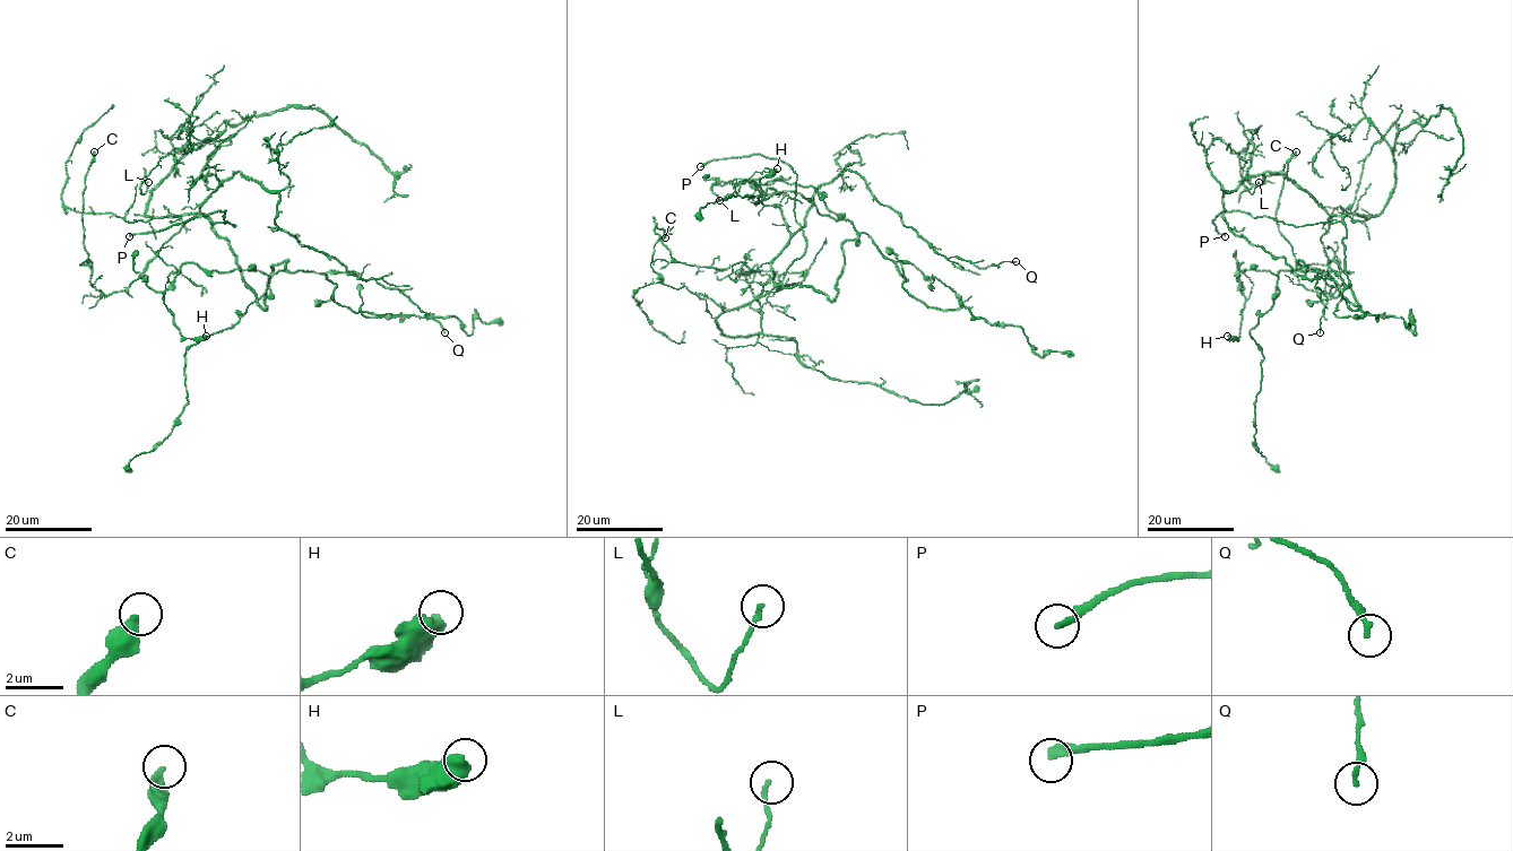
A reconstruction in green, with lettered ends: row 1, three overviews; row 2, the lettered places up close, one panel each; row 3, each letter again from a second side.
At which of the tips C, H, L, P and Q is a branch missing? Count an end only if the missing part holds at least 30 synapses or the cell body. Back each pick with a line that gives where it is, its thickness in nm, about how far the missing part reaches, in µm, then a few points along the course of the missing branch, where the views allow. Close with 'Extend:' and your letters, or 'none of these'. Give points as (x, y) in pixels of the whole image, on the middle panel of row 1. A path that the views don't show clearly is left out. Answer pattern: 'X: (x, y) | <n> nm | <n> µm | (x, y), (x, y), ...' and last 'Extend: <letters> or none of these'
P: (700, 166) | 260 nm | 20 µm | (700, 166), (682, 176), (658, 198), (642, 200), (646, 201)
Extend: P

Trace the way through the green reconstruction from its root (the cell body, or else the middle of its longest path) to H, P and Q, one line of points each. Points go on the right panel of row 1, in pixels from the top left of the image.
H: (1345, 251), (1356, 310), (1300, 260), (1277, 275), (1238, 270), (1243, 263), (1241, 333), (1227, 336)
P: (1345, 251), (1346, 228), (1340, 222), (1295, 226), (1267, 216), (1222, 210), (1213, 222), (1225, 236)
Q: (1345, 251), (1342, 217), (1279, 172), (1250, 175), (1222, 197), (1236, 235), (1316, 280), (1328, 297), (1320, 332)

